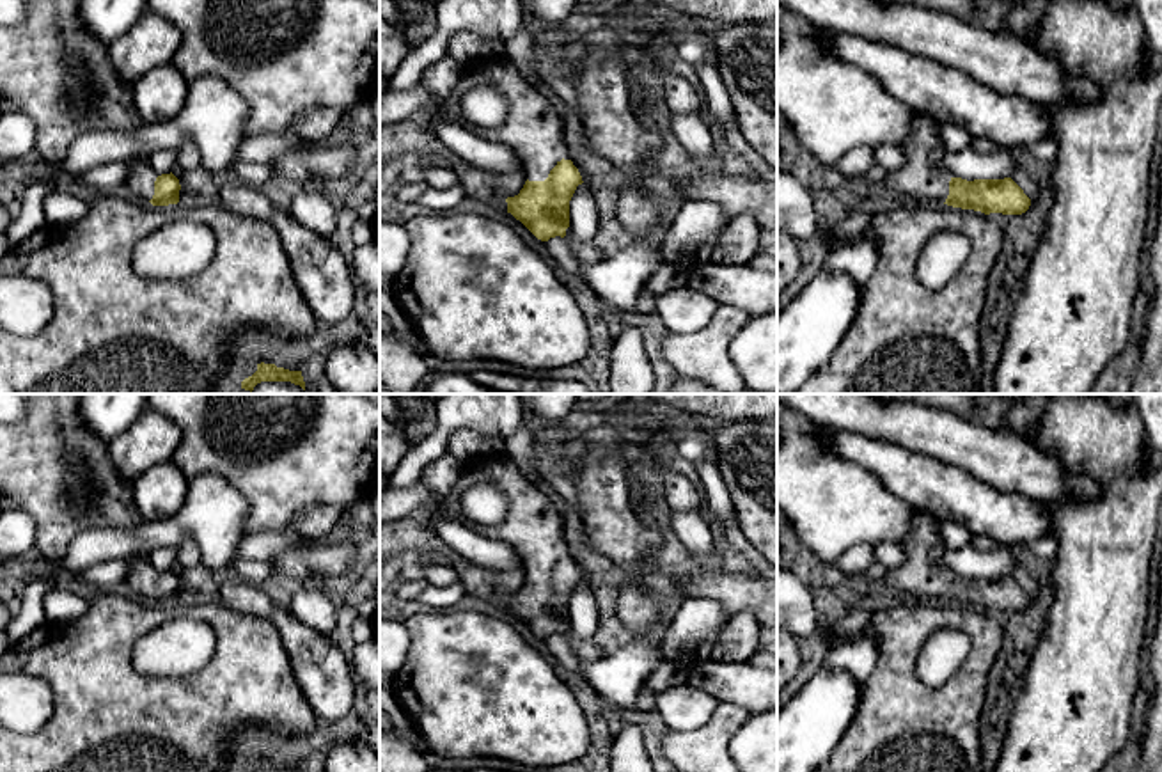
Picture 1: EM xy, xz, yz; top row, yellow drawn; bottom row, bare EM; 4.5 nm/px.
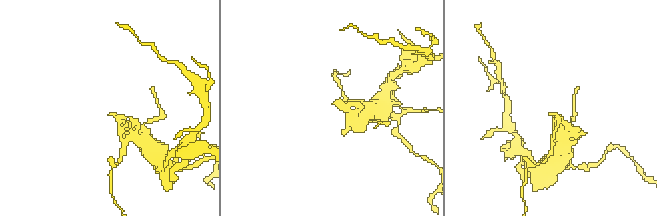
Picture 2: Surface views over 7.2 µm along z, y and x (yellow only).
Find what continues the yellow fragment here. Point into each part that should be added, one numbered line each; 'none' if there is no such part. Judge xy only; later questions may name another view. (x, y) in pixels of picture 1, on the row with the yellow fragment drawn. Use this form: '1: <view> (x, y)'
1: xy (141, 178)

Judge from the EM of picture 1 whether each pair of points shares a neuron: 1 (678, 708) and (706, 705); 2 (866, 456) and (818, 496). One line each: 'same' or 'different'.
1: same
2: different

